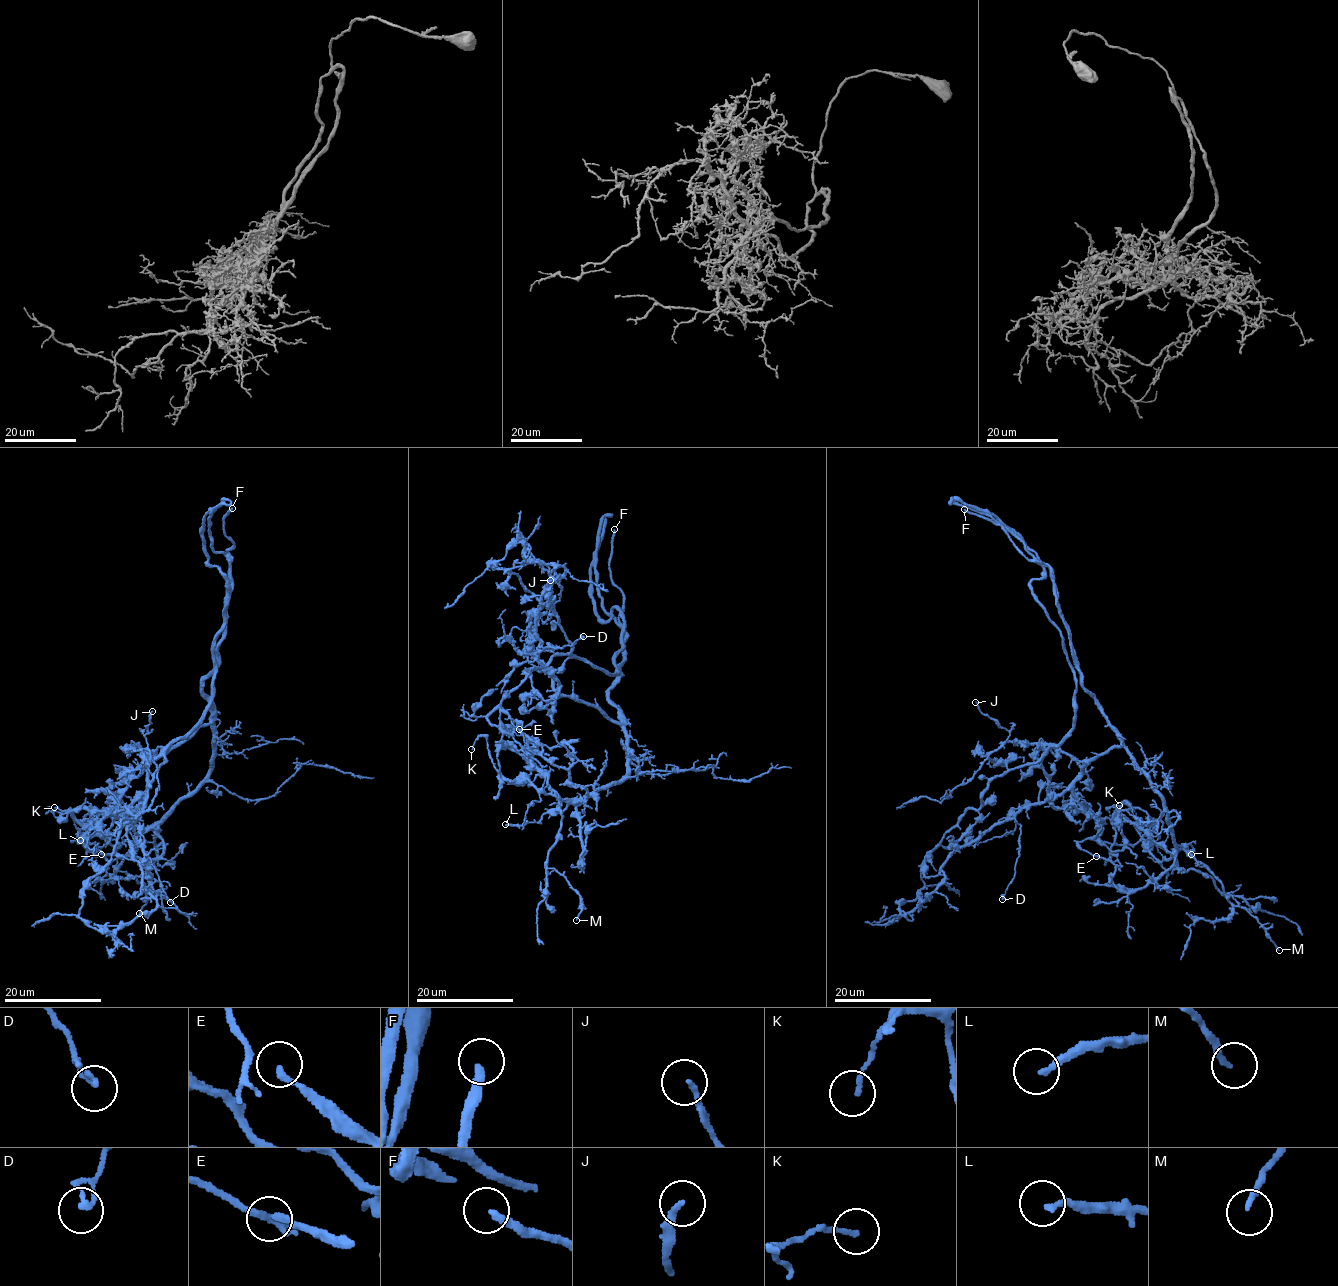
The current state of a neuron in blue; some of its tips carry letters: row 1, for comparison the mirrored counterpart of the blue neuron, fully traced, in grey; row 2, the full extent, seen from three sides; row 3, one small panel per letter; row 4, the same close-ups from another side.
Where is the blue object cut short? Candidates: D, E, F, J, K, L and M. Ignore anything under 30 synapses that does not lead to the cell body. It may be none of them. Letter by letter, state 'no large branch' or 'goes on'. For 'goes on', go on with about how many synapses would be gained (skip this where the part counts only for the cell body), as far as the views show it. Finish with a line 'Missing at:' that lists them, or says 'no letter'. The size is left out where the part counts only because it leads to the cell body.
D: no large branch
E: no large branch
F: goes on | 30 syn
J: no large branch
K: no large branch
L: no large branch
M: no large branch
Missing at: F

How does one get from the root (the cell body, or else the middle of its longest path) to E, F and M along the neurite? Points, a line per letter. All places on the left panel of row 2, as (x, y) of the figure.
E: (187, 738), (212, 725), (212, 766), (159, 825), (163, 851), (147, 866), (149, 878), (137, 857), (101, 854)
F: (187, 738), (210, 721), (203, 679), (216, 669), (223, 634), (226, 551), (233, 542), (223, 521), (232, 508)
M: (187, 738), (212, 725), (208, 776), (137, 837), (136, 850), (117, 868), (145, 887), (139, 913)

